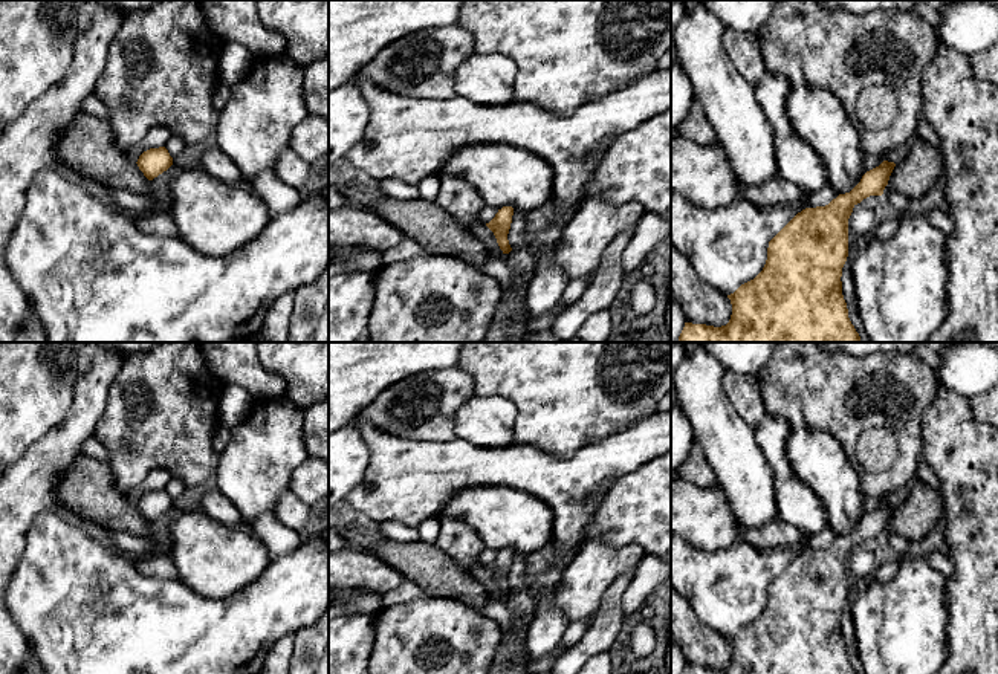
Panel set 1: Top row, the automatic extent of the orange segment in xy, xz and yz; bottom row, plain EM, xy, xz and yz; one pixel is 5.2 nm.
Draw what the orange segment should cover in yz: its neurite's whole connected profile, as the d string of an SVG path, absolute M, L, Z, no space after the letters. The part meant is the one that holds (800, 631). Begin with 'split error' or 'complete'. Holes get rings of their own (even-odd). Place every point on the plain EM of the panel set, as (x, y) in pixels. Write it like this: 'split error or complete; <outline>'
complete; M883 503L867 514L860 524L845 536L839 536L825 549L805 550L798 555L770 584L763 613L750 624L727 637L732 657L726 668L685 665L682 674L856 674L848 660L842 637L842 610L848 599L848 561L853 550L870 538L882 538L896 506Z

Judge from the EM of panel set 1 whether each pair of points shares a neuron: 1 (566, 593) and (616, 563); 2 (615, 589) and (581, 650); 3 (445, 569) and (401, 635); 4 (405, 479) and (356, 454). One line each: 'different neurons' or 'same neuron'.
1: same neuron
2: same neuron
3: different neurons
4: different neurons

